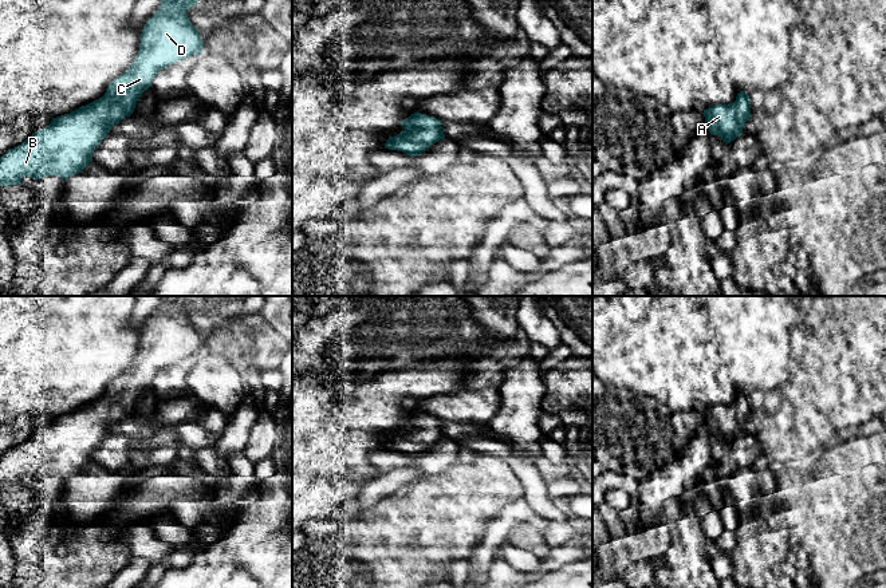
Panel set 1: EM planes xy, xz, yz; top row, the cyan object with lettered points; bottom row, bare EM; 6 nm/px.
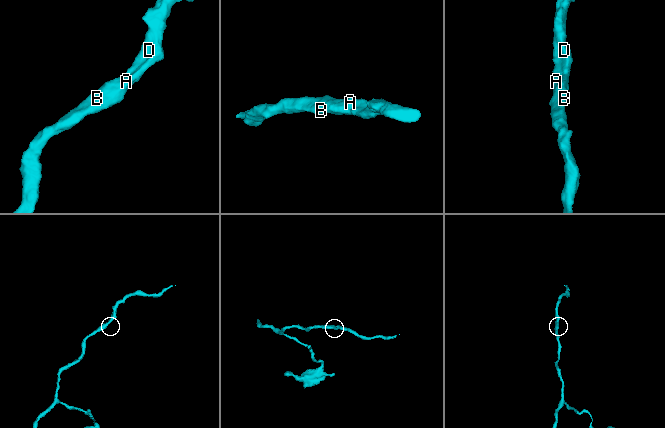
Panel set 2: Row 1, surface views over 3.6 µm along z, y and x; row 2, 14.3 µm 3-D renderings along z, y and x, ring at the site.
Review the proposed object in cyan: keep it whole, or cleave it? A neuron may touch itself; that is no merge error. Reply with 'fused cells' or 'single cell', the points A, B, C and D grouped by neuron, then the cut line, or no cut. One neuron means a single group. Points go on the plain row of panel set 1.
single cell | A B C D | no cut

